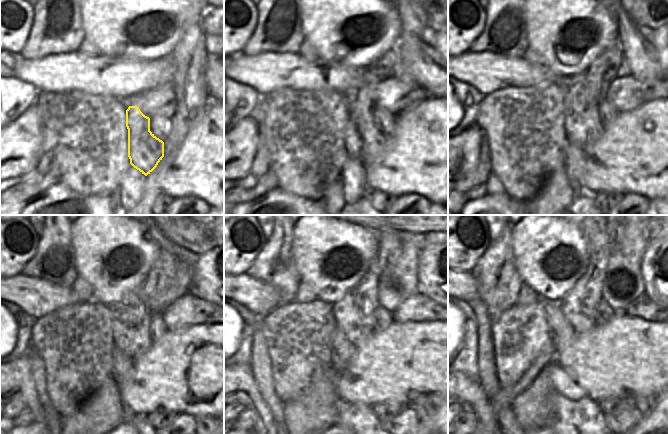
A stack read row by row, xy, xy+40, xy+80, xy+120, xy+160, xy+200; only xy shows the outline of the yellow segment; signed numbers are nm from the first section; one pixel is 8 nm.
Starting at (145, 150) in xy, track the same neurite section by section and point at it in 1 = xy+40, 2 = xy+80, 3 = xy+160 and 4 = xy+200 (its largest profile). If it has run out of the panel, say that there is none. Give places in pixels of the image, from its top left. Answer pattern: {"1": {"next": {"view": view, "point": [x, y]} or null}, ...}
{"1": {"next": {"view": "xy+40", "point": [363, 140]}}, "2": {"next": {"view": "xy+80", "point": [583, 92]}}, "3": {"next": {"view": "xy+160", "point": [354, 314]}}, "4": {"next": {"view": "xy+200", "point": [579, 306]}}}

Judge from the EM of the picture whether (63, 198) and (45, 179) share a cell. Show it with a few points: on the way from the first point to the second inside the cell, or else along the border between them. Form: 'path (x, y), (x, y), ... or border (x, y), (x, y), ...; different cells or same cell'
border (59, 181), (36, 194); different cells

